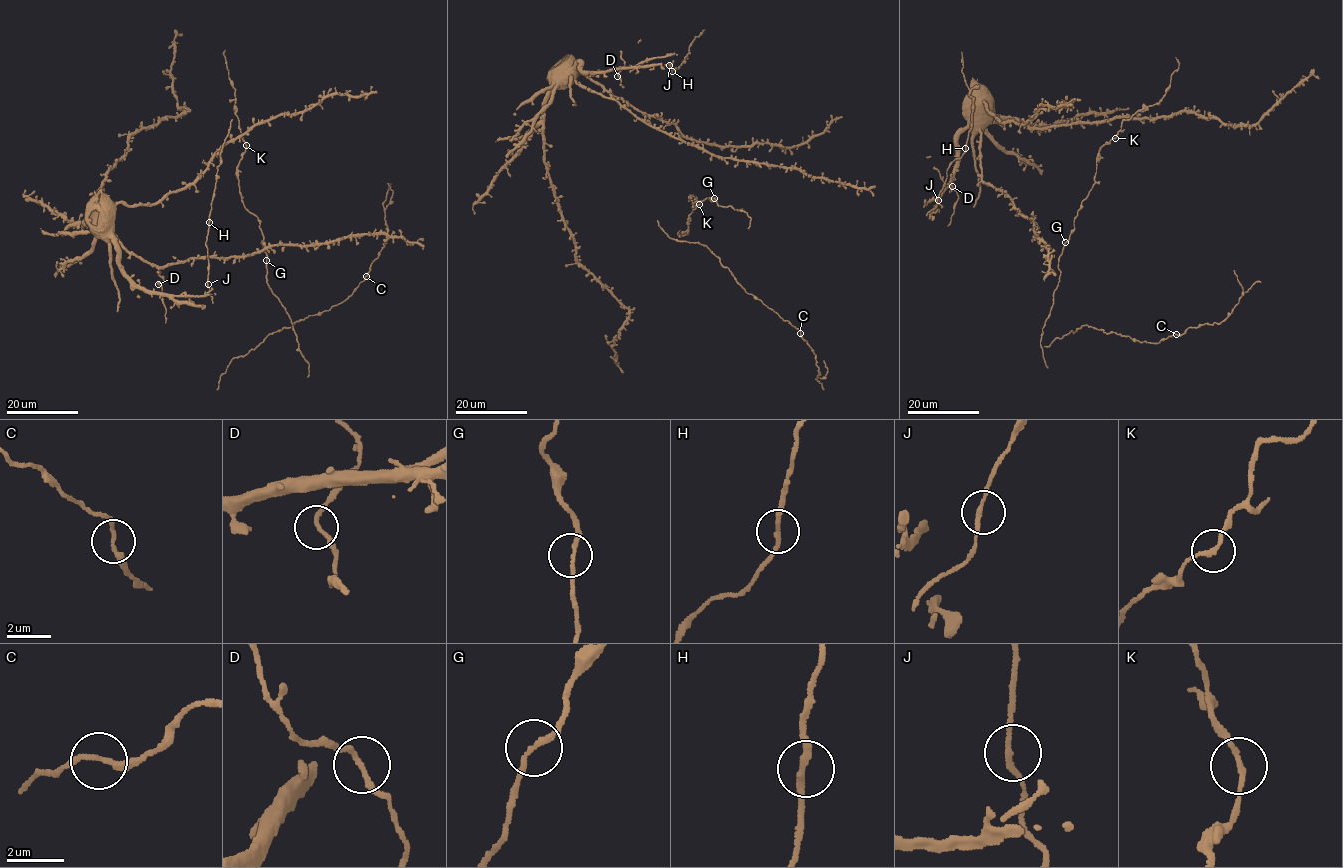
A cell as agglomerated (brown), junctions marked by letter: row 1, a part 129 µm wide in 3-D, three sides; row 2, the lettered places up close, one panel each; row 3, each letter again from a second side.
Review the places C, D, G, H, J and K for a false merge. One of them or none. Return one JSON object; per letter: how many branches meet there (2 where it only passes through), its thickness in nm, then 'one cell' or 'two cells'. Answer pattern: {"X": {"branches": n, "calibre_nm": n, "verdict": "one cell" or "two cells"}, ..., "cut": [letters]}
{"C": {"branches": 2, "calibre_nm": 180, "verdict": "one cell"}, "D": {"branches": 2, "calibre_nm": 180, "verdict": "one cell"}, "G": {"branches": 2, "calibre_nm": 170, "verdict": "one cell"}, "H": {"branches": 2, "calibre_nm": 200, "verdict": "one cell"}, "J": {"branches": 2, "calibre_nm": 180, "verdict": "one cell"}, "K": {"branches": 2, "calibre_nm": 180, "verdict": "one cell"}, "cut": []}

